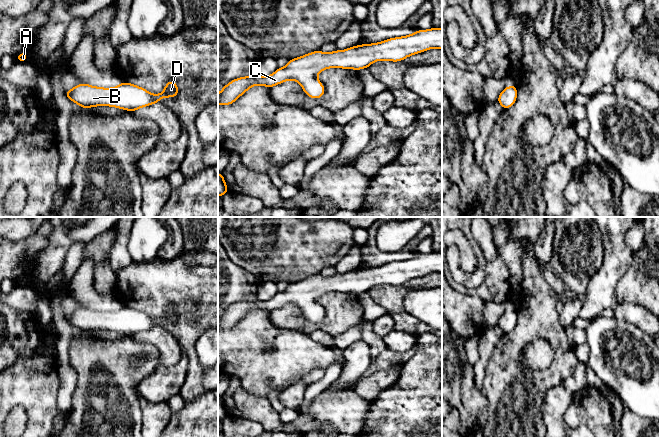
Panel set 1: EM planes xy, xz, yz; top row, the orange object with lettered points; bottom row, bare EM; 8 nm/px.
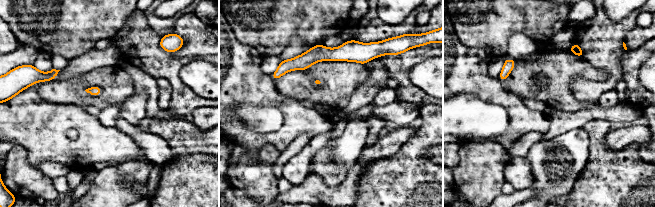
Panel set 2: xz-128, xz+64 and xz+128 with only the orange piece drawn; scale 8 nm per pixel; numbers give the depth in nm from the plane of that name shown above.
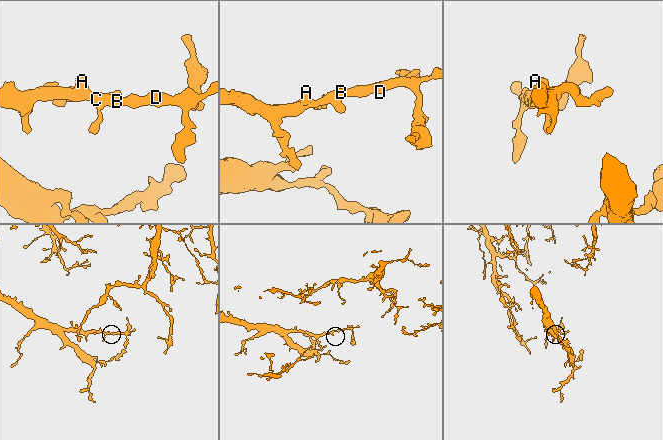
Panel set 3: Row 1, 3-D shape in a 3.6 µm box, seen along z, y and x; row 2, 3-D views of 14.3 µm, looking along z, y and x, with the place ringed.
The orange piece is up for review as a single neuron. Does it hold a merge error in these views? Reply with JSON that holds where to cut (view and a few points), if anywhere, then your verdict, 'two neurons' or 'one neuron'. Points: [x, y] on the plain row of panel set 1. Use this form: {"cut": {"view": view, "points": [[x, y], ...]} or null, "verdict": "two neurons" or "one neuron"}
{"cut": null, "verdict": "one neuron"}

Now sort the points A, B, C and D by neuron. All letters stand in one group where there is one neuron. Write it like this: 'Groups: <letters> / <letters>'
Groups: A B C D

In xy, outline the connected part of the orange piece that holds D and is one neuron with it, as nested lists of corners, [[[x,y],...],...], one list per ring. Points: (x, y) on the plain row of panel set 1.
[[[167,305],[163,316],[154,319],[145,312],[126,306],[113,312],[95,311],[81,307],[71,314],[66,314],[65,319],[84,333],[95,330],[111,330],[133,336],[160,326],[163,321],[177,321],[178,309],[175,305]]]

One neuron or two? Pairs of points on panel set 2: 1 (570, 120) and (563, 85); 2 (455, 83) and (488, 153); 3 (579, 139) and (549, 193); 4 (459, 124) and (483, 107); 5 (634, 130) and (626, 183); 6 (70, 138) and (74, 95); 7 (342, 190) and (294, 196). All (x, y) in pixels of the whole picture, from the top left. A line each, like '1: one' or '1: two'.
1: two
2: two
3: one
4: one
5: two
6: two
7: one

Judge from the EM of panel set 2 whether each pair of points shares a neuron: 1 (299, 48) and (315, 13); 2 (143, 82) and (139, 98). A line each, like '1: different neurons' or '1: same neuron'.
1: different neurons
2: different neurons

